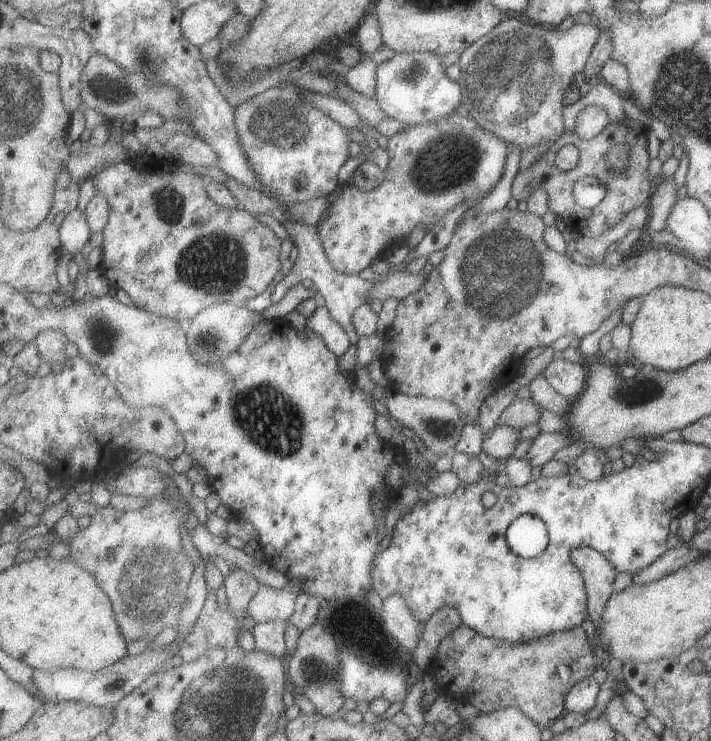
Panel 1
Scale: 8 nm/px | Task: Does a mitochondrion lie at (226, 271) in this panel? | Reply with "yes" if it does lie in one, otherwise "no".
yes

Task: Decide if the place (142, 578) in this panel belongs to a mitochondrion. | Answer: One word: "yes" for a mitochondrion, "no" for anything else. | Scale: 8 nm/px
yes

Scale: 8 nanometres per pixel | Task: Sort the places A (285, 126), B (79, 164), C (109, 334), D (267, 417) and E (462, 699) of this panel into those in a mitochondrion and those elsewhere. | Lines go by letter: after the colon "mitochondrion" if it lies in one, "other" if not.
A: mitochondrion
B: other
C: mitochondrion
D: mitochondrion
E: other

